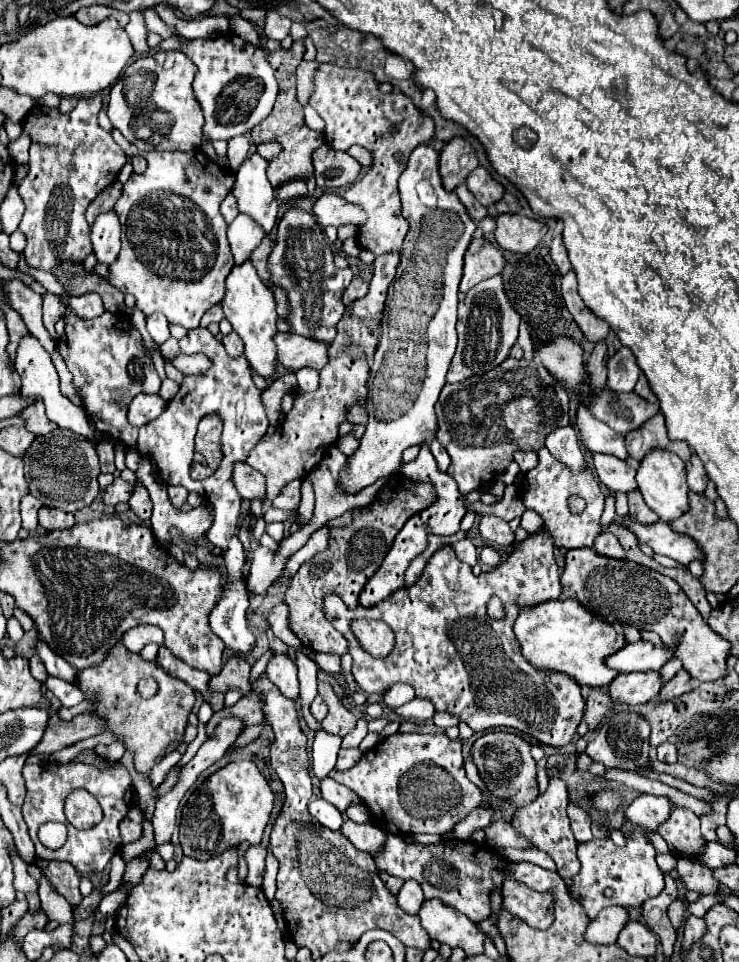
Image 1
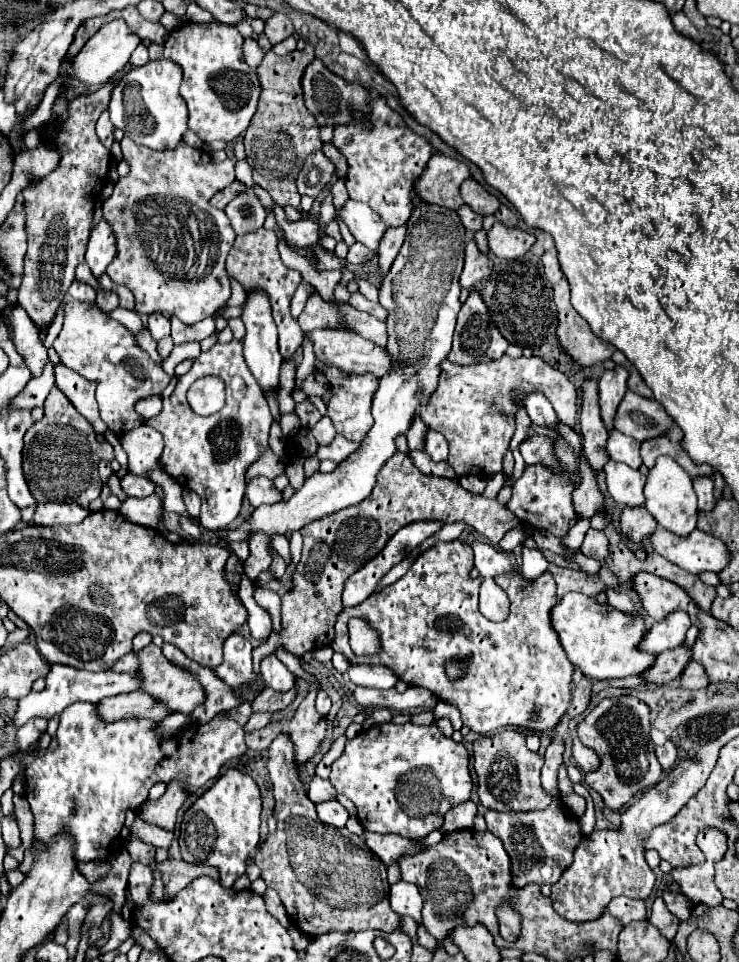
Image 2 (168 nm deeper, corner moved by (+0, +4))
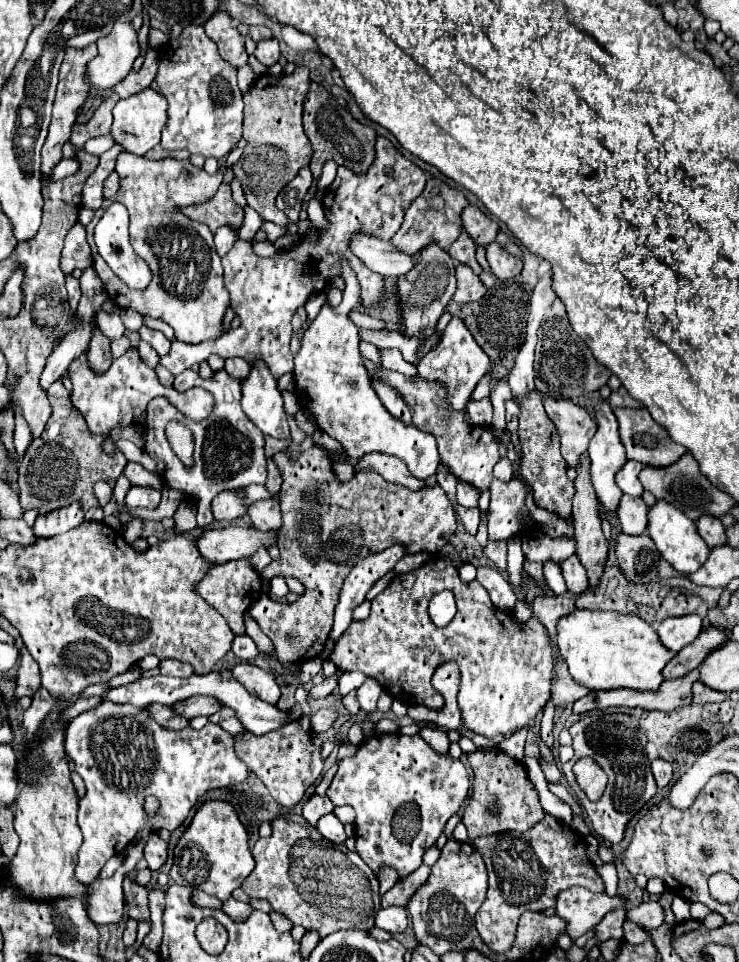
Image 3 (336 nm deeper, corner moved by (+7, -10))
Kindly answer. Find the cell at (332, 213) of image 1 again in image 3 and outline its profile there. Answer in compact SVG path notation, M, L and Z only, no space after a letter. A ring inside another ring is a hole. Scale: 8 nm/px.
M356 232L350 236L352 254L362 260L372 272L396 278L414 266L414 258L398 252L390 242Z

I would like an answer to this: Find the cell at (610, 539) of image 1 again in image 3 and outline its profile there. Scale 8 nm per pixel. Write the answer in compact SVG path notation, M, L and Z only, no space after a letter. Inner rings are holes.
M572 554L560 566L562 566L562 574L564 574L564 580L566 580L568 590L574 592L574 594L584 592L586 590L586 584L588 584L588 576L584 572L584 566L580 564L580 558L576 554Z

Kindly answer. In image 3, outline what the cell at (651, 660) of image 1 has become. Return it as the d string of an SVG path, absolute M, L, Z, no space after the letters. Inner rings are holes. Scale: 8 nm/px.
M694 614L682 618L668 618L656 628L660 642L672 652L680 652L684 646L694 642L700 630L702 630L702 618Z

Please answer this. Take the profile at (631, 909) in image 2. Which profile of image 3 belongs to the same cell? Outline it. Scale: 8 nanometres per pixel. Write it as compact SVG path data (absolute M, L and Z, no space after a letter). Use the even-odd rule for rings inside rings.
M642 902L640 906L632 908L626 912L626 920L628 922L634 922L646 930L652 930L652 928L658 928L664 920L662 916L662 908L658 902Z

